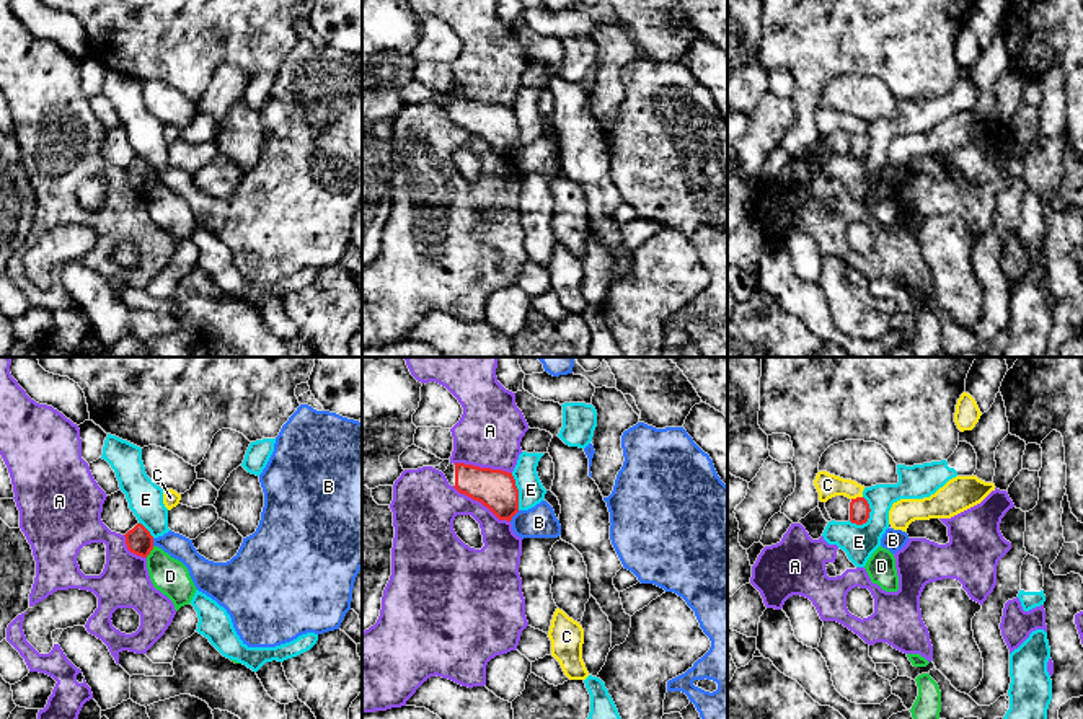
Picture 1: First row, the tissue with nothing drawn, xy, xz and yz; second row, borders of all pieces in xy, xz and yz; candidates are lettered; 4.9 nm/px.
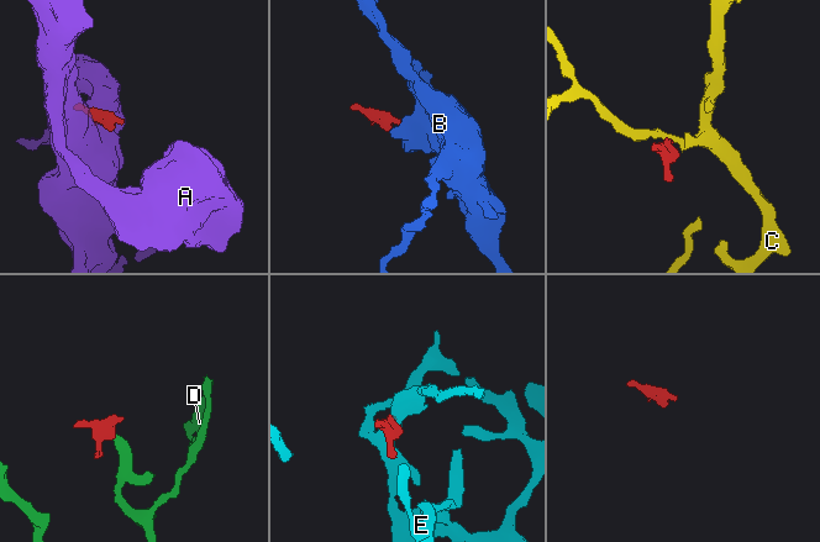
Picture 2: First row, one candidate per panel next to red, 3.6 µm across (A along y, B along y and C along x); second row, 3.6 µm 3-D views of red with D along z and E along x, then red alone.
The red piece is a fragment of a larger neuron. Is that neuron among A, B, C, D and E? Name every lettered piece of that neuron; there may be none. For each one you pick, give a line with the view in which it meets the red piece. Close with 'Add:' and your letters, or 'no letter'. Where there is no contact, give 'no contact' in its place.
Add: no letter

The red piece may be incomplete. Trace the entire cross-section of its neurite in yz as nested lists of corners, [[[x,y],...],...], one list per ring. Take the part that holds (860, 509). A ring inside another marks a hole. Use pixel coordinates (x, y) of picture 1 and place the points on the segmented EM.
[[[864,497],[851,499],[850,502],[850,522],[856,525],[863,525],[869,518],[869,504]]]

